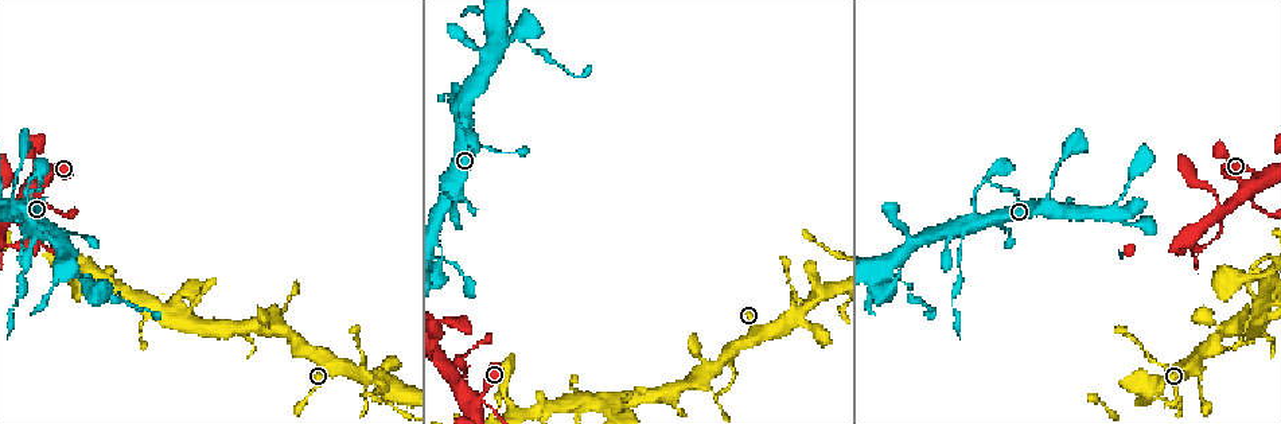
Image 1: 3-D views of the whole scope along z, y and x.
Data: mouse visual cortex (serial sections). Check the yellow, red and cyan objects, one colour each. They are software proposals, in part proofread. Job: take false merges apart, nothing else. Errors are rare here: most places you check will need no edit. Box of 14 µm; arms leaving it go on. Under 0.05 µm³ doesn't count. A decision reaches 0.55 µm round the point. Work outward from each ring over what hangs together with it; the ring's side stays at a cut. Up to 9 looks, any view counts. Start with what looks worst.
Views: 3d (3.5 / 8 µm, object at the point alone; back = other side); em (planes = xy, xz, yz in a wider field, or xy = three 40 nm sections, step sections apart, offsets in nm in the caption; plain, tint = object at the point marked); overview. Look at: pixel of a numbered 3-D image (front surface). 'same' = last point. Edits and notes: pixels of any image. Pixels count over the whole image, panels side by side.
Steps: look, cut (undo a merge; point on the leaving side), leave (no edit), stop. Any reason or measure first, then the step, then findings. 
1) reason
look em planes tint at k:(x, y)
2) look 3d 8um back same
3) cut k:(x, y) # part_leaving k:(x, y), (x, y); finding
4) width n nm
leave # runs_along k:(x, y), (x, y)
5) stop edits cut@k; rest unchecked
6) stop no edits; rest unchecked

branch point
look 3d 8um at 1:(86, 279)

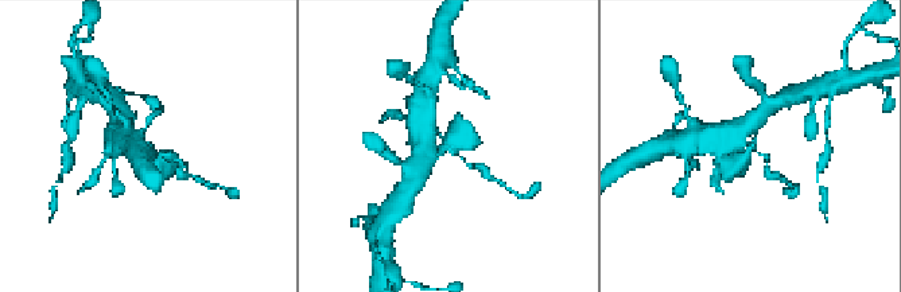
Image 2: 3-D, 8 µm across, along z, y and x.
need the tissue
look em xy step 3 tint at 2:(749, 149)

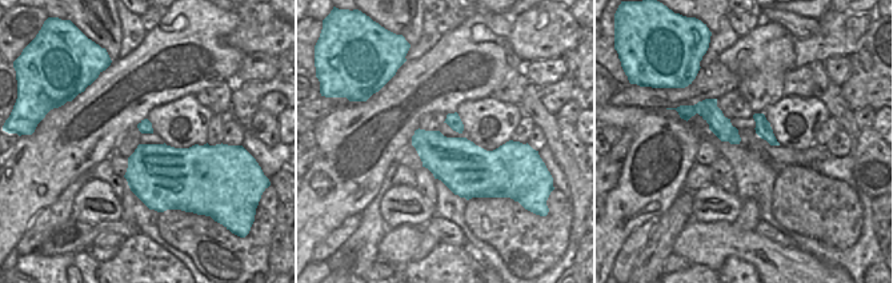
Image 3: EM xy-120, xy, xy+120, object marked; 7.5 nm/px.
arm_widths 150, 350, 500 nm
cut 2:(771, 175) # part_leaving 2:(757, 152), (765, 155), (768, 174), (781, 178); a second cell is stuck on

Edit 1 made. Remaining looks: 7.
look overview

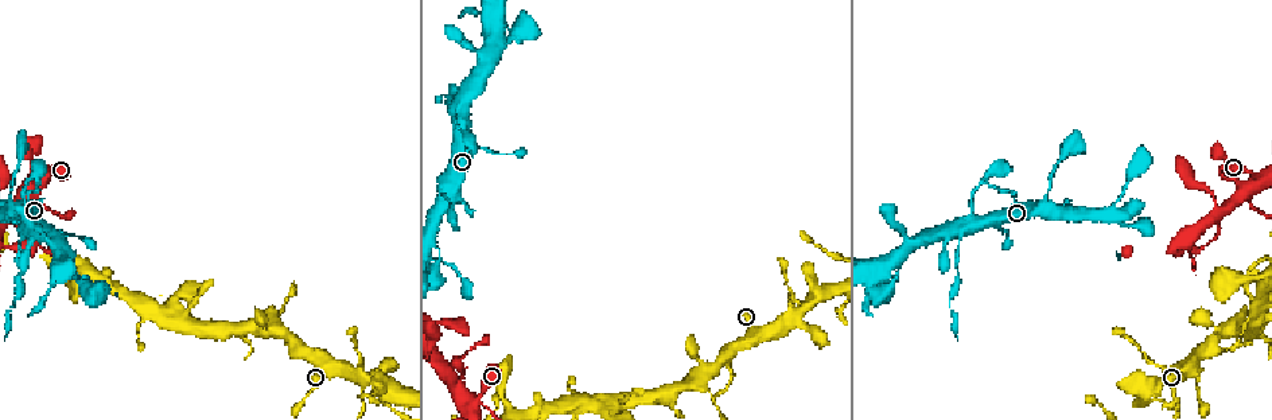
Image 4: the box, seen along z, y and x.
a narrow waist
look 3d 3.5um at 4:(20, 275)

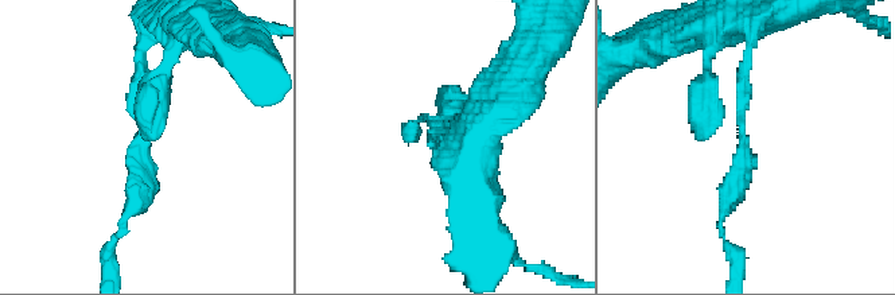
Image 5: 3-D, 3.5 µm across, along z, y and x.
arm_widths 150, 250 nm
look em xy step 1 tint at 5:(139, 135)

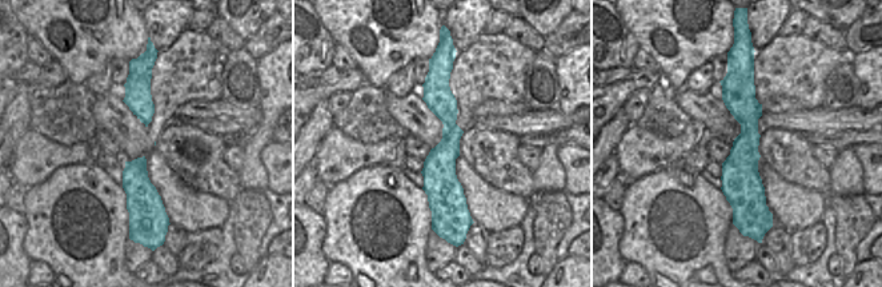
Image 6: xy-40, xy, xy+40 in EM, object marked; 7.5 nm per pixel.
leave # runs_along 5:(751, 42), (742, 108), (744, 166), (720, 220); one cell here

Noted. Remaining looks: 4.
three-way junction
look 3d 3.5um at 4:(1214, 222)

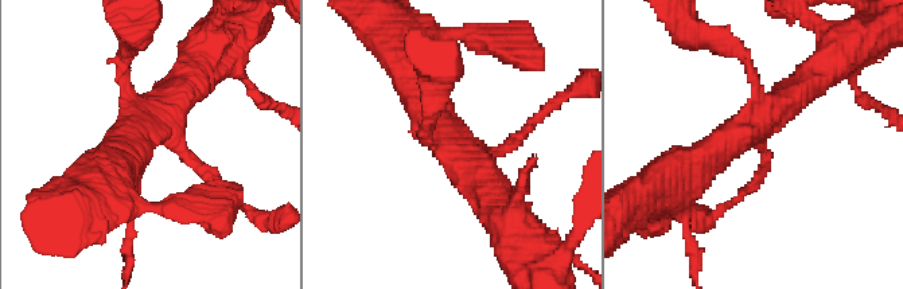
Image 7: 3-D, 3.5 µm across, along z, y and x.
look em planes plain at 7:(759, 133)

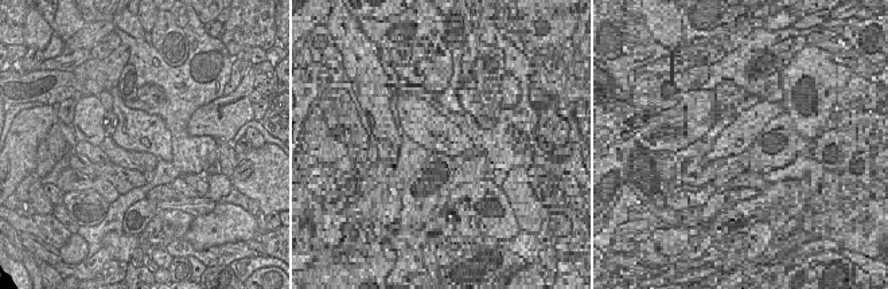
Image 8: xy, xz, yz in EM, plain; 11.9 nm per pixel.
with the object marked
look em planes tint same

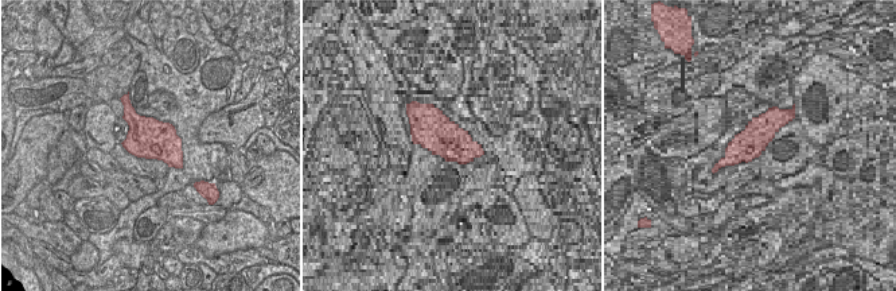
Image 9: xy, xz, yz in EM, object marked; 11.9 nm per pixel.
leave # runs_along 7:(808, 81), (763, 122), (766, 167), (739, 196); one cell here

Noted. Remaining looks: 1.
stop edits cut@2; rest unchecked

